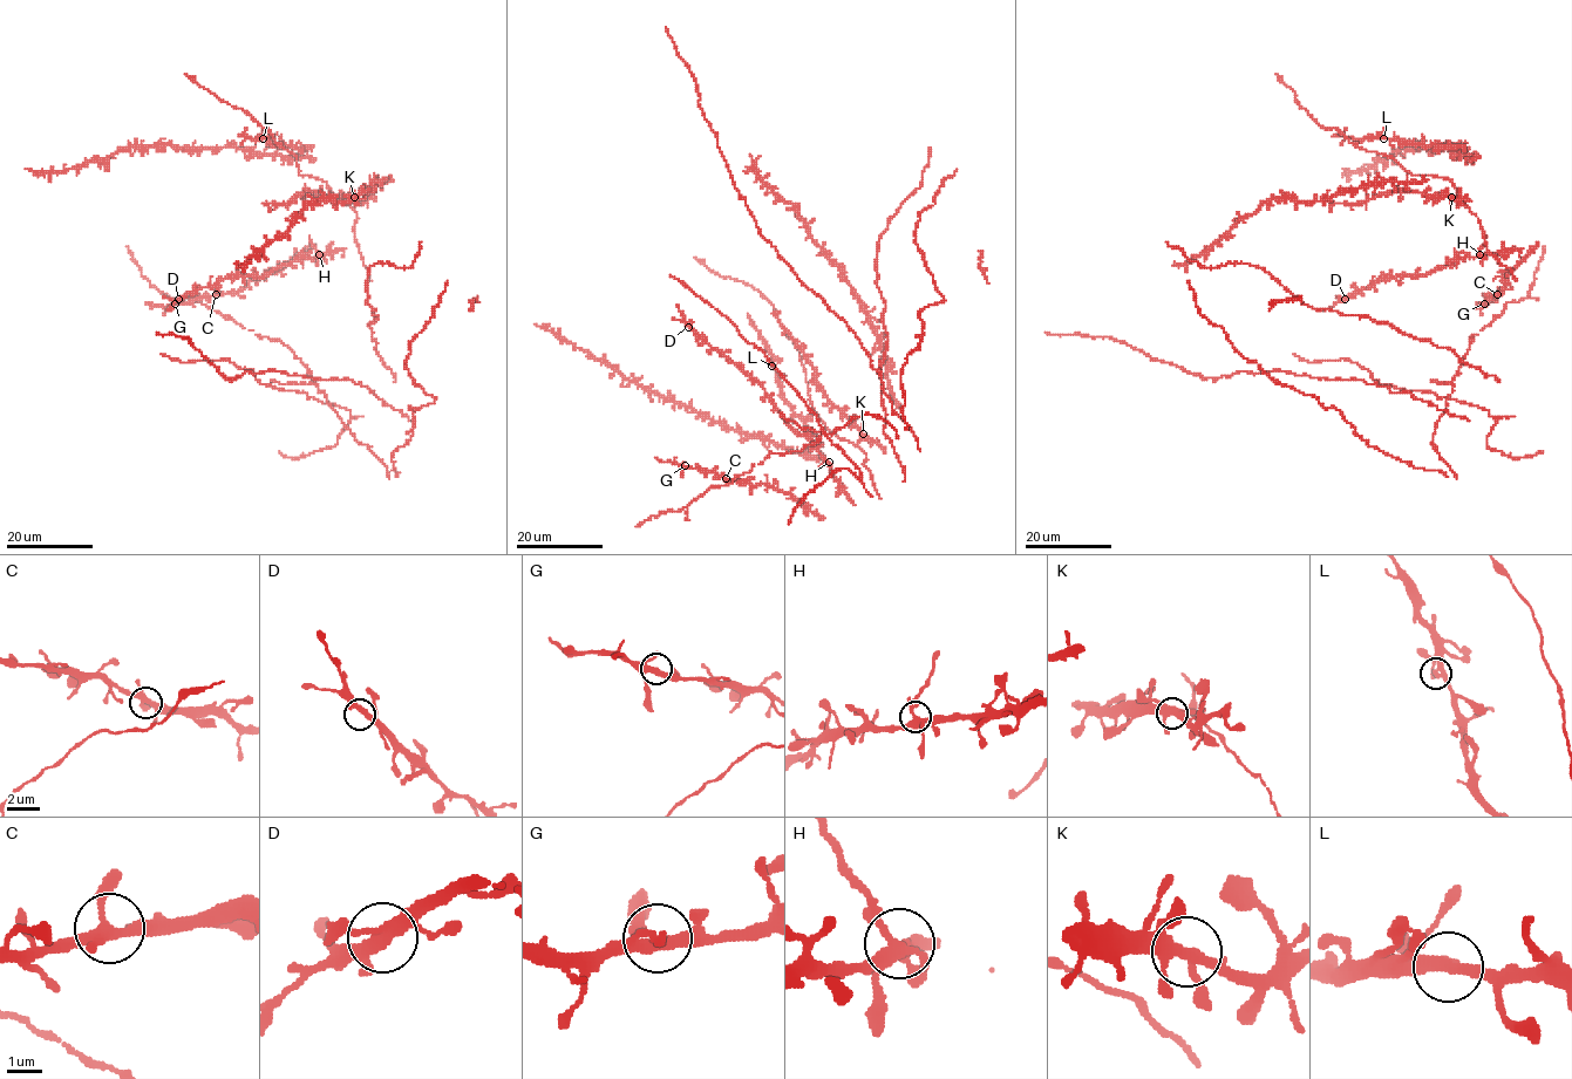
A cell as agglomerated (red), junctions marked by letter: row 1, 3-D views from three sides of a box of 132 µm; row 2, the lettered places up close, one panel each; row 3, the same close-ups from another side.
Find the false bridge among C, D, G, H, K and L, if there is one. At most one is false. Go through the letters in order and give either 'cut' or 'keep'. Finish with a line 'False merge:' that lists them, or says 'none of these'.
C: keep
D: keep
G: keep
H: cut
K: keep
L: keep
False merge: H

